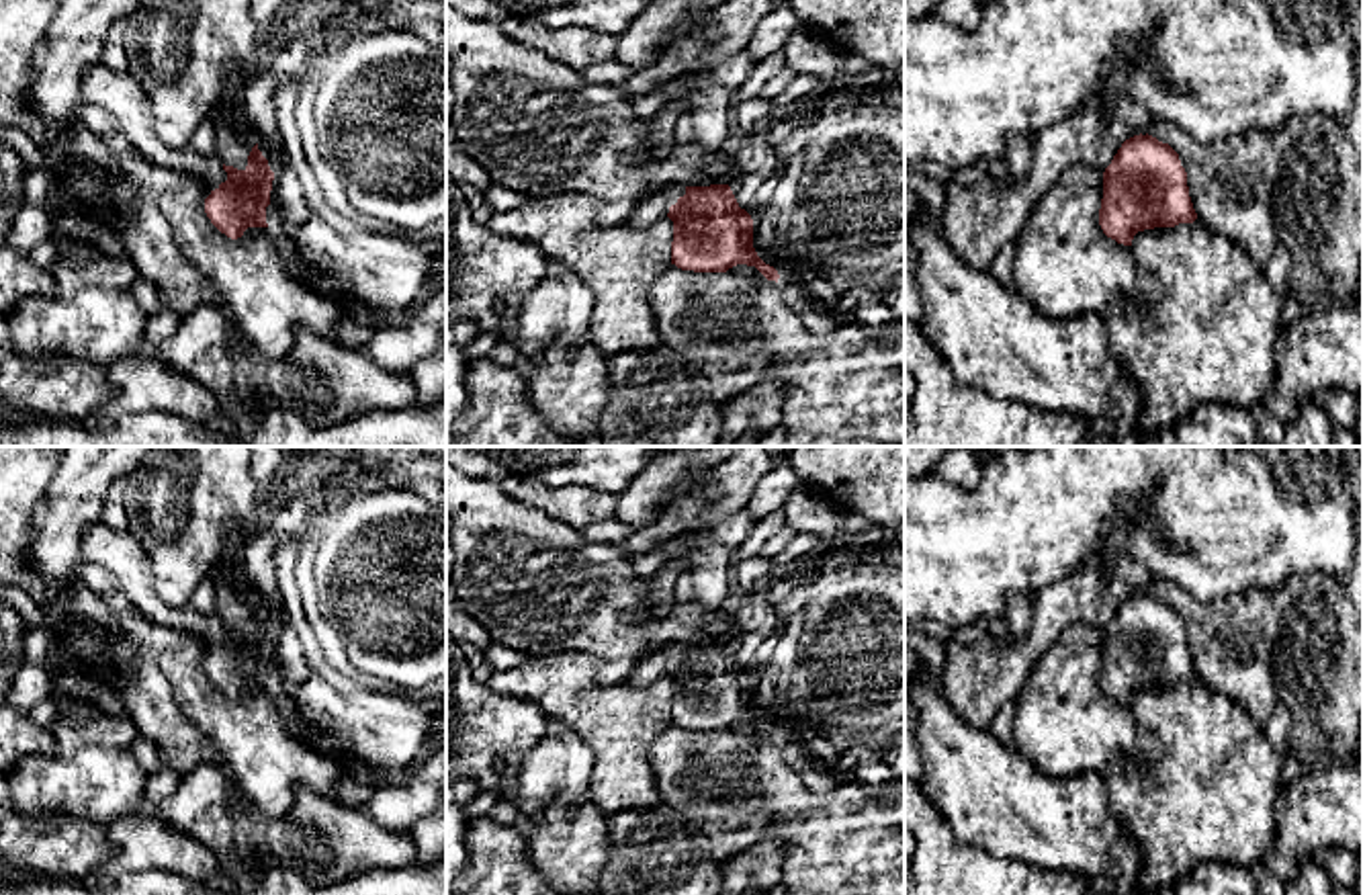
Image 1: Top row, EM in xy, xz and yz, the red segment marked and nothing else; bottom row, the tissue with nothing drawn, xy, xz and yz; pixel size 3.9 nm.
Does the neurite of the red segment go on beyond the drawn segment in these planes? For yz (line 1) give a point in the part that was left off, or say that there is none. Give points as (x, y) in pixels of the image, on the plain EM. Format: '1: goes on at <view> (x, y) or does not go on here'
1: does not go on here

